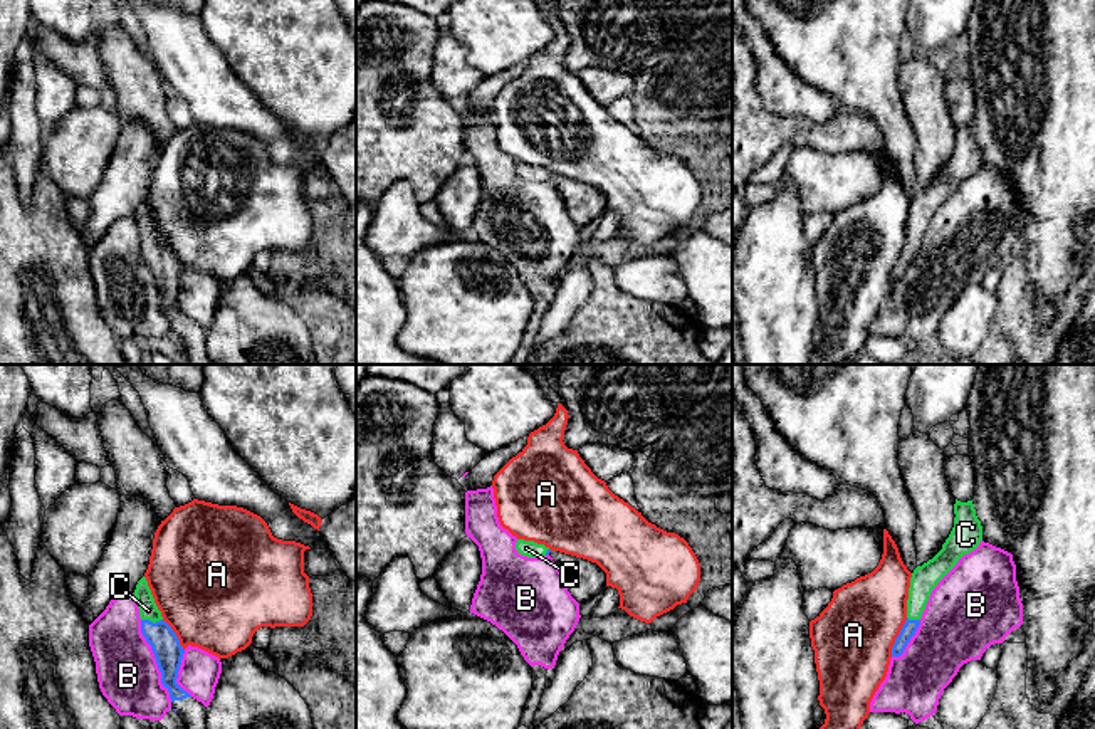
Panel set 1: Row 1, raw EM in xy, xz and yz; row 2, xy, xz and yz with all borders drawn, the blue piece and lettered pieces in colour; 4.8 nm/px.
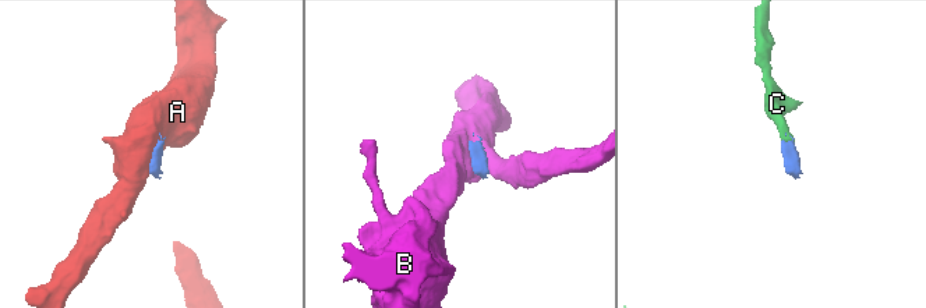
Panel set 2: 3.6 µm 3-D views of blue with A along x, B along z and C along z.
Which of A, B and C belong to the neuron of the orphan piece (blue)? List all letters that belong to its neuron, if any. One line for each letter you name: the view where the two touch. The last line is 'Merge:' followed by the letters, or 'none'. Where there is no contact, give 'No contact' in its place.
C: Touches blue in xy
Merge: C

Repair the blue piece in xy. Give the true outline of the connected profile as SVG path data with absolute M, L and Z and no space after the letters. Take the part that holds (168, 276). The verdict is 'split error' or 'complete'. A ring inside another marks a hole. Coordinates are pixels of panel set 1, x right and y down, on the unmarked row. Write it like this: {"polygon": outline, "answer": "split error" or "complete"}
{"polygon": "M144 200L138 205L134 220L141 257L151 269L161 296L161 307L170 316L171 333L185 344L190 364L213 364L207 354L207 331L176 307L185 274L176 257L163 244Z", "answer": "split error"}

